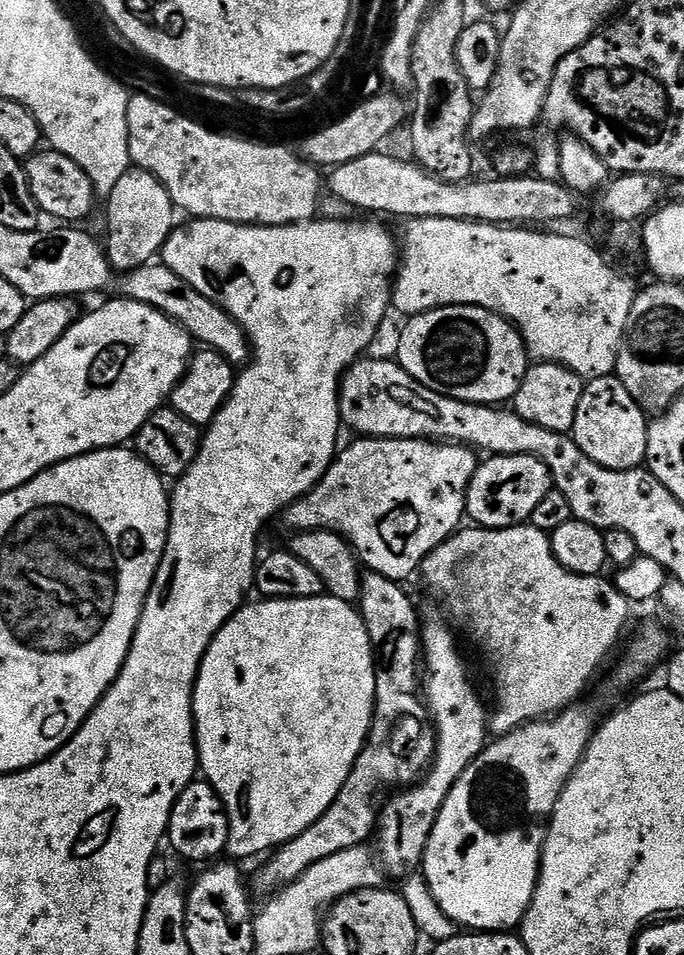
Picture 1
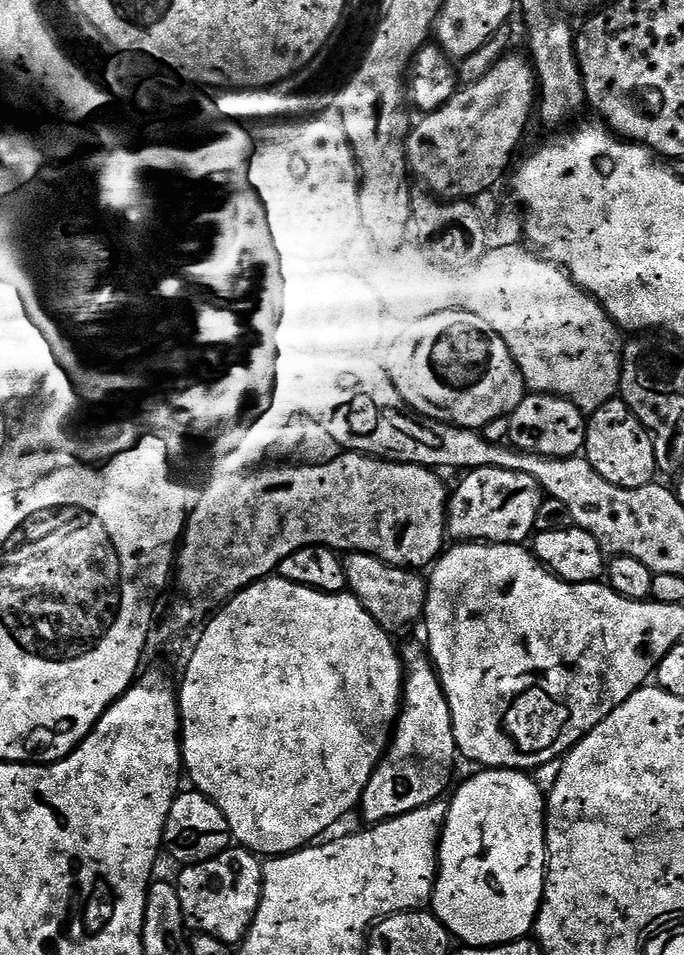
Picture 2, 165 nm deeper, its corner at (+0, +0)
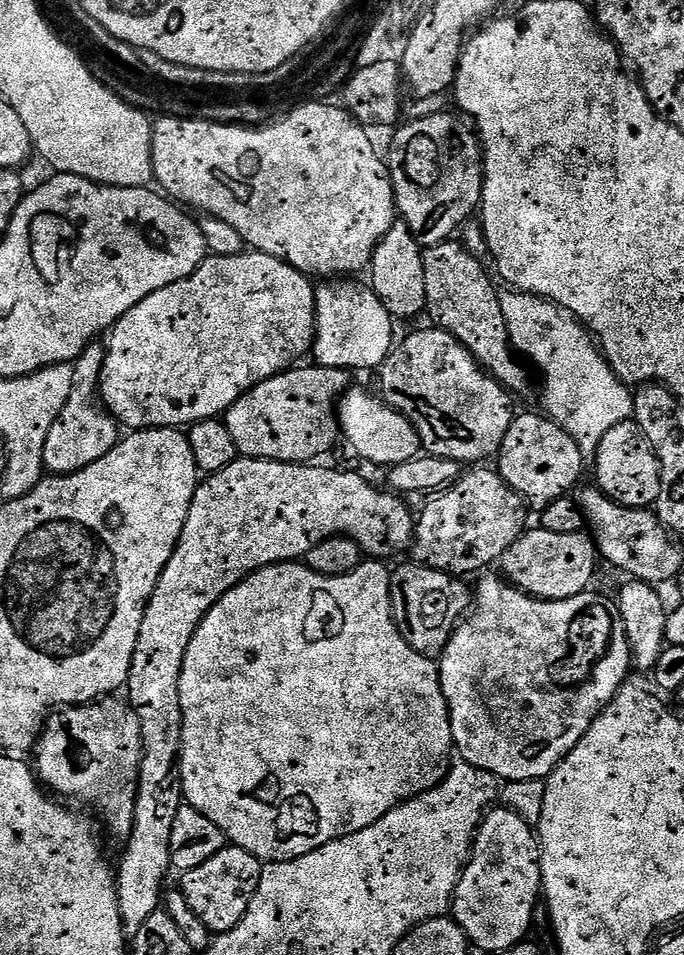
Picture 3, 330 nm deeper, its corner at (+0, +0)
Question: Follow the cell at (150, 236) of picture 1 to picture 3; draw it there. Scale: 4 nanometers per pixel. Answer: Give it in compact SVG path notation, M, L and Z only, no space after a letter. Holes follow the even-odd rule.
M94 342L71 365L70 398L66 398L66 406L62 406L62 414L53 420L50 438L46 438L44 467L49 473L58 476L74 474L98 462L98 458L106 458L106 454L110 454L110 450L114 450L114 446L122 439L121 425L100 399L100 376L104 373L105 355L105 345Z

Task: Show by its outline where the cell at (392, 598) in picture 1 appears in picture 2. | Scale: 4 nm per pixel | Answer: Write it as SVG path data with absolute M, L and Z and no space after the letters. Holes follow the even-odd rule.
M423 643L408 644L399 649L402 667L406 673L404 678L404 695L402 711L396 717L392 739L387 752L374 770L372 781L366 786L364 796L359 802L358 812L364 815L364 824L371 826L381 824L383 820L393 820L402 814L410 814L410 810L418 810L427 804L433 804L449 791L448 783L456 772L456 739L450 714L450 702L442 690L440 676L436 673L431 655Z

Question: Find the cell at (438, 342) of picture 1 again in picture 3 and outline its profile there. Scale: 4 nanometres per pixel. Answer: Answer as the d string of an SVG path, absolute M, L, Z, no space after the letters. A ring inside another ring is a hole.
M428 326L425 332L410 333L393 347L378 375L379 395L416 427L425 453L459 460L464 466L487 461L487 456L499 453L506 430L512 425L513 397L449 332Z

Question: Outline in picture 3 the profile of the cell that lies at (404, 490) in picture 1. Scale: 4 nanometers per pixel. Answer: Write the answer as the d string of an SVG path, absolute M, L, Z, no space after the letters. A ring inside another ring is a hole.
M237 458L230 466L226 466L221 472L211 473L207 478L201 479L196 486L196 493L190 506L190 514L186 518L186 526L182 526L182 534L178 538L178 546L166 562L166 570L162 570L162 578L158 578L158 586L154 586L154 594L146 608L146 614L142 620L142 630L138 634L138 646L134 650L134 662L130 666L128 683L126 685L127 703L131 704L133 710L138 714L138 720L142 726L144 735L144 753L140 763L140 777L136 783L136 806L134 808L134 822L132 823L132 833L126 838L128 844L124 848L124 853L118 860L118 871L116 873L116 893L118 894L118 910L124 923L125 937L134 938L142 926L146 926L146 918L150 914L161 911L162 893L165 891L164 879L167 878L168 872L172 868L172 851L170 850L170 830L174 830L174 818L178 818L178 810L182 803L182 789L180 787L180 778L177 775L178 765L180 762L180 750L184 746L184 715L182 714L182 702L180 701L180 675L184 669L184 659L186 650L198 630L198 626L206 618L208 611L215 606L222 597L227 594L234 586L238 586L247 576L253 576L258 570L269 568L271 564L282 564L285 562L296 562L301 558L307 557L308 551L318 542L322 542L331 536L348 536L369 557L388 558L391 552L400 552L409 547L414 539L416 530L416 520L414 516L408 513L408 508L403 504L399 495L391 491L375 488L368 480L363 480L356 472L335 472L332 468L316 468L320 466L309 466L308 464L284 464L280 460L254 460L251 458Z

